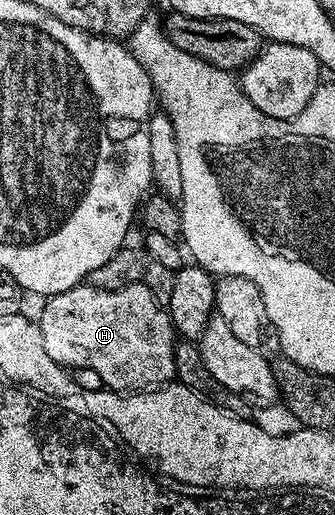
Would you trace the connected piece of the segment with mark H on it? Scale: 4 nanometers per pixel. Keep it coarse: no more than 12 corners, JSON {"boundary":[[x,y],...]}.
{"boundary":[[81,285],[38,326],[61,367],[117,393],[177,378],[178,332],[146,285]]}

